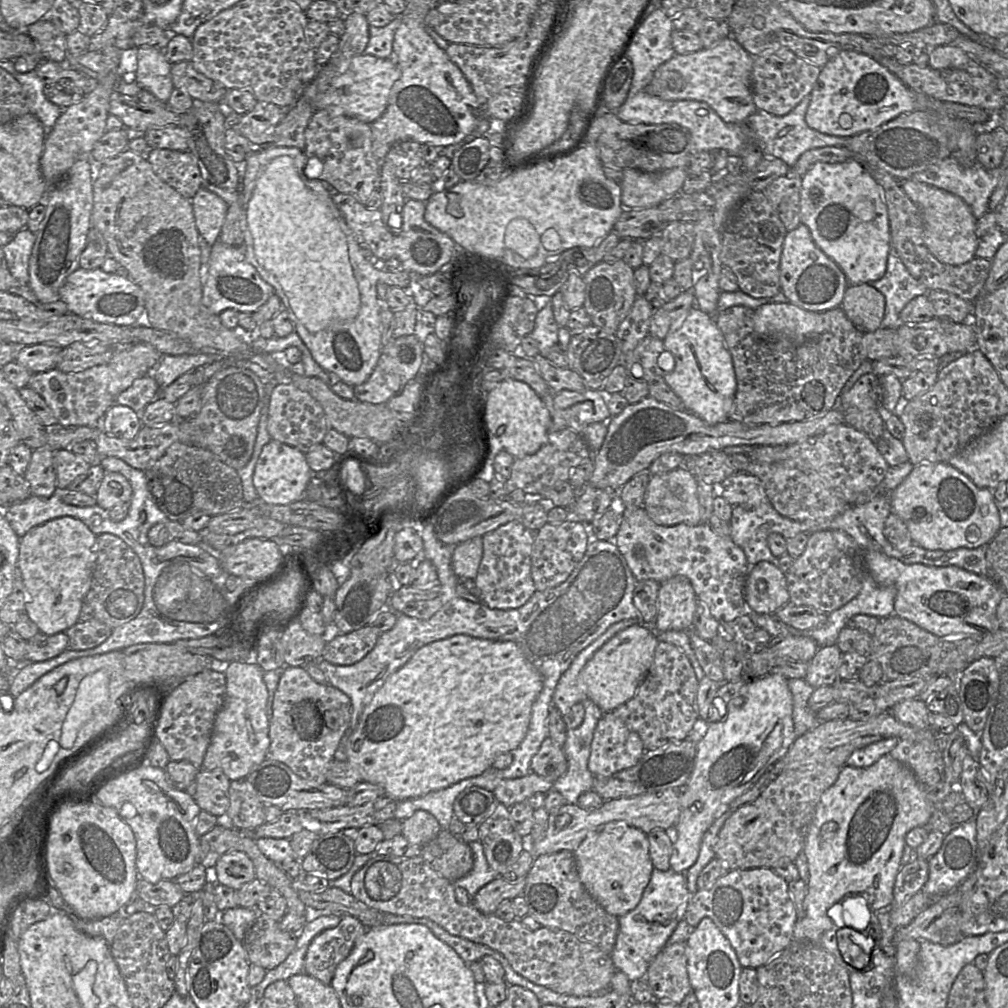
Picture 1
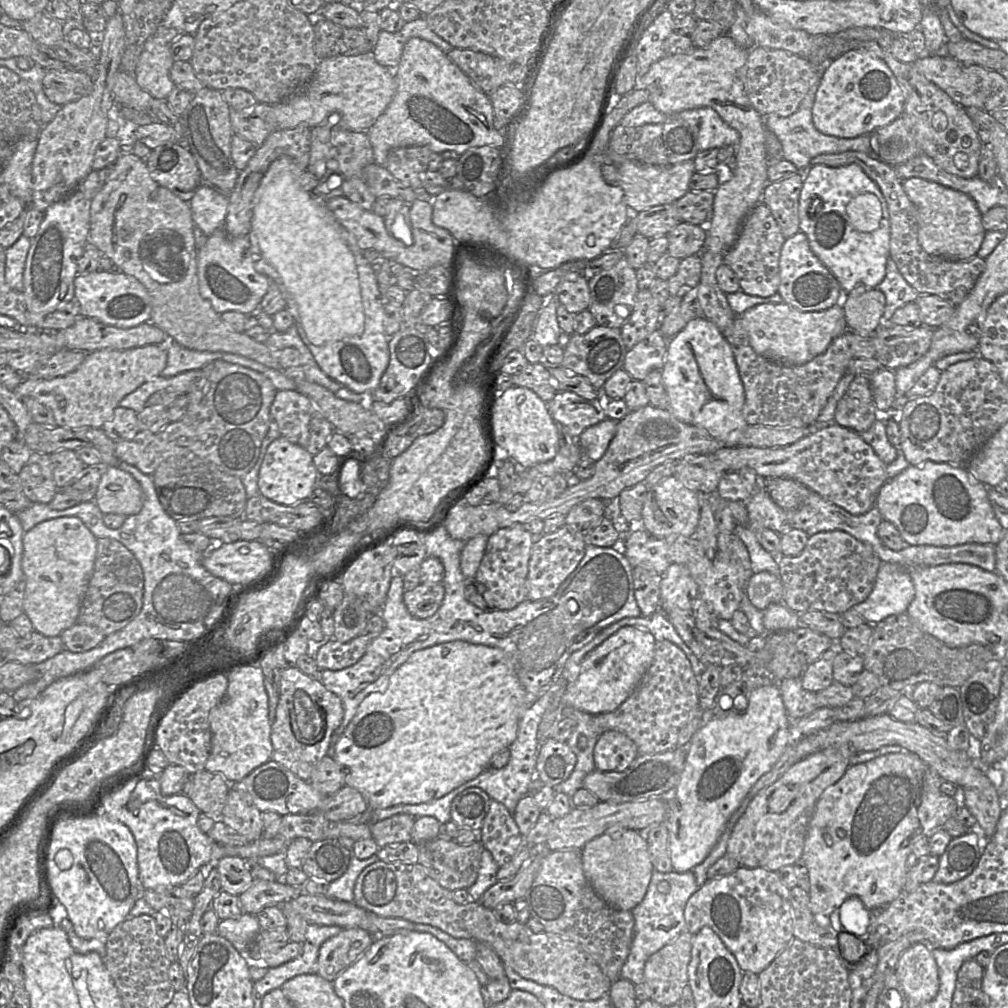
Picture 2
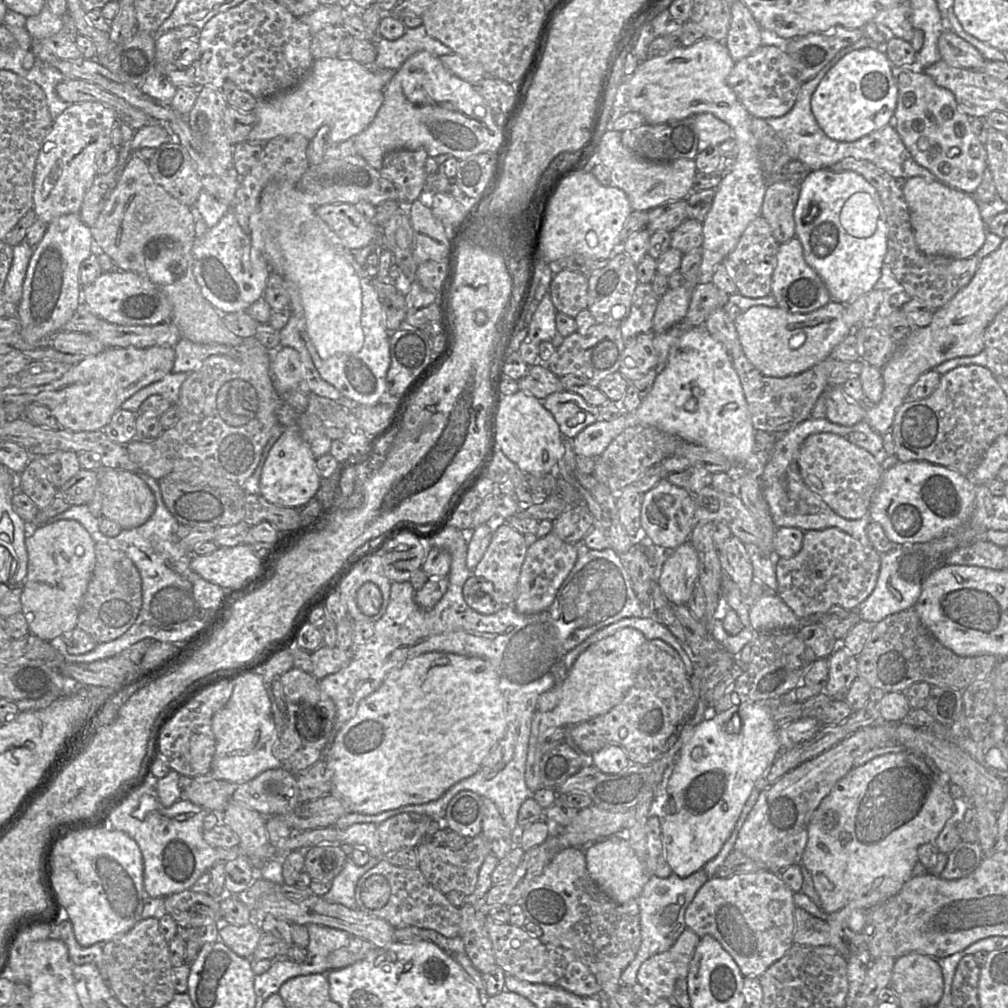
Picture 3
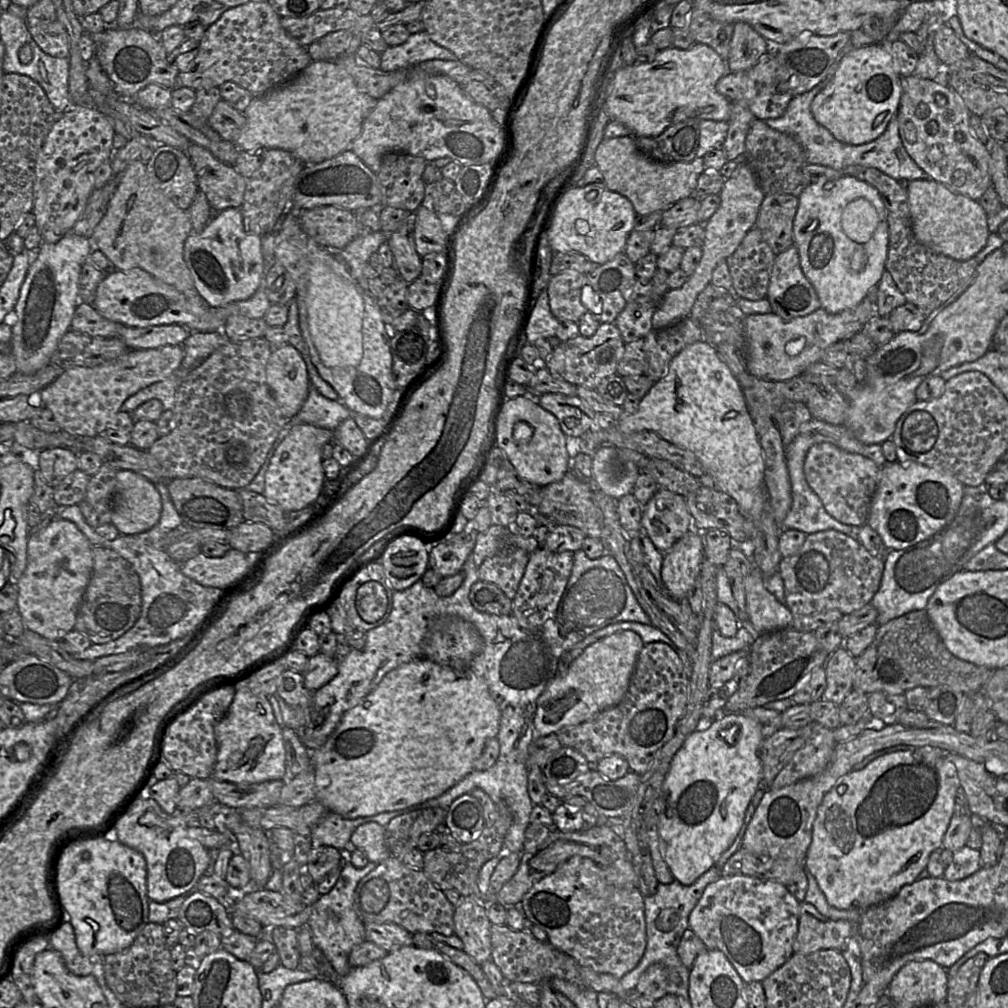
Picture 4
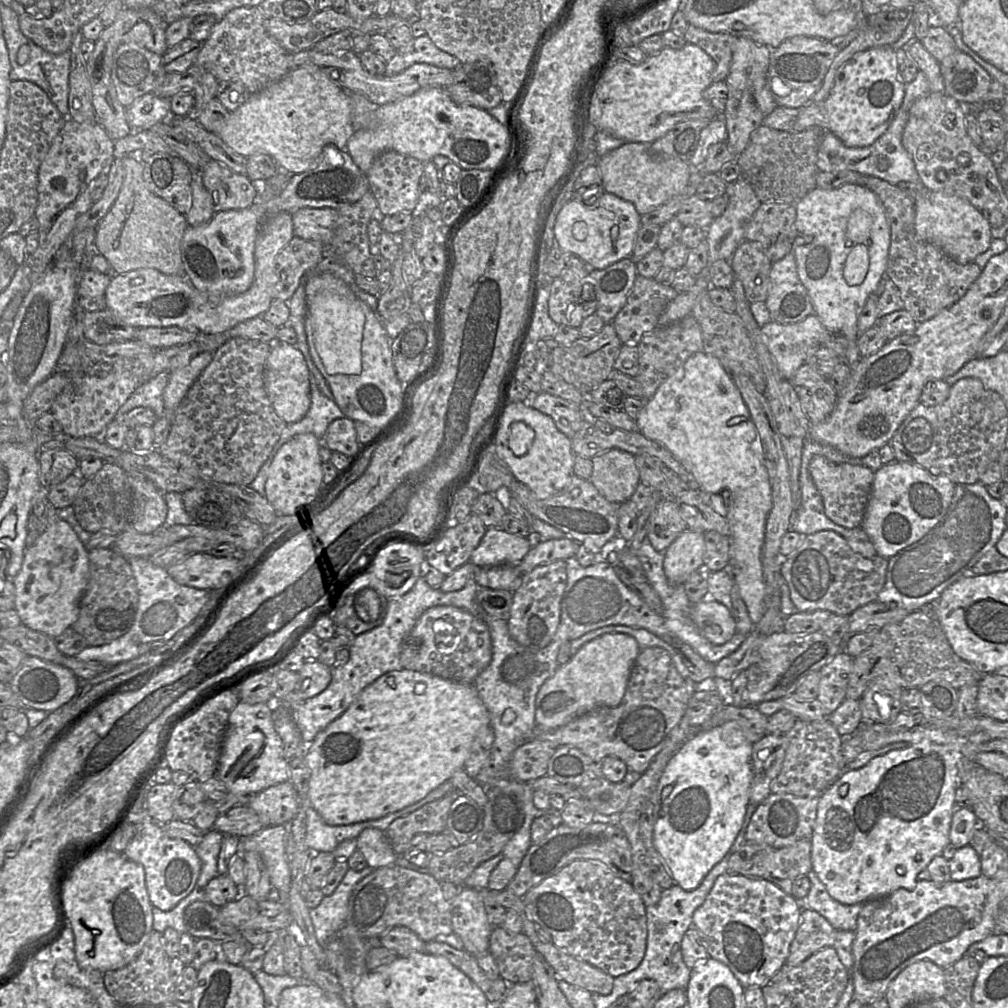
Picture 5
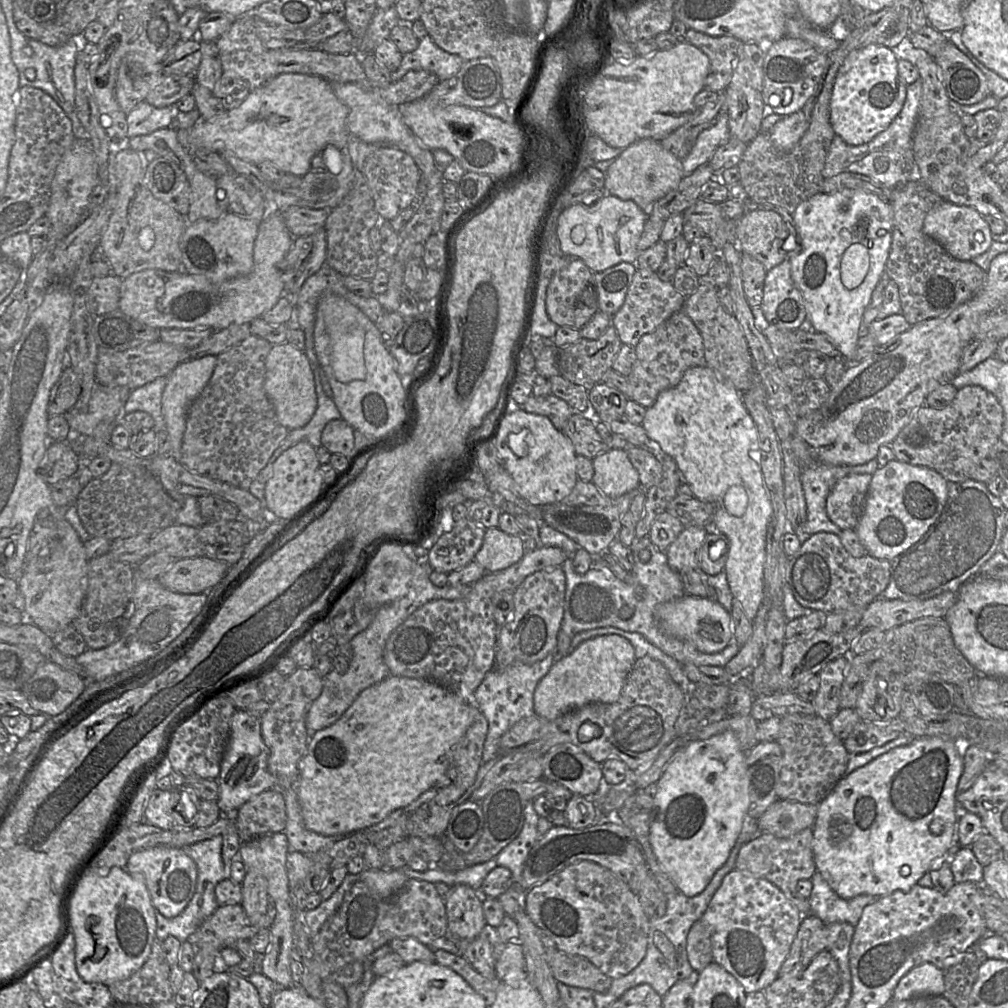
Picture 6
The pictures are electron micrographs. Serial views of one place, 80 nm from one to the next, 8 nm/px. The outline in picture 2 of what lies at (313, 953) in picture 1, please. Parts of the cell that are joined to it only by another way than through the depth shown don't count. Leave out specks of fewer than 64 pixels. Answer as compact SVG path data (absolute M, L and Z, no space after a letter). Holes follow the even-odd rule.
M360 928L343 929L321 945L317 974L333 982L341 972L362 956L374 939L370 933Z

